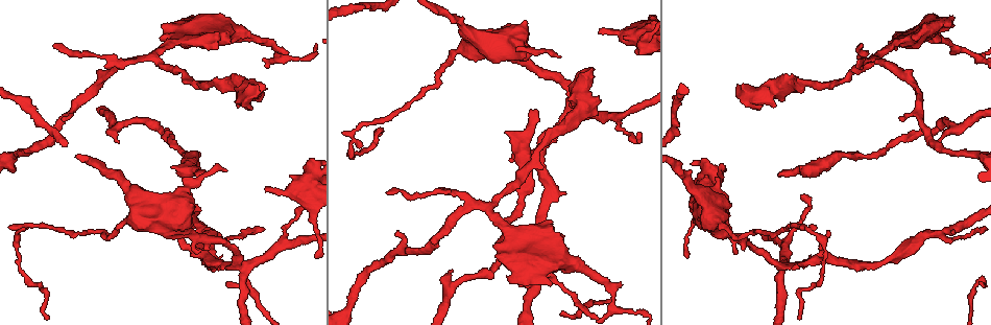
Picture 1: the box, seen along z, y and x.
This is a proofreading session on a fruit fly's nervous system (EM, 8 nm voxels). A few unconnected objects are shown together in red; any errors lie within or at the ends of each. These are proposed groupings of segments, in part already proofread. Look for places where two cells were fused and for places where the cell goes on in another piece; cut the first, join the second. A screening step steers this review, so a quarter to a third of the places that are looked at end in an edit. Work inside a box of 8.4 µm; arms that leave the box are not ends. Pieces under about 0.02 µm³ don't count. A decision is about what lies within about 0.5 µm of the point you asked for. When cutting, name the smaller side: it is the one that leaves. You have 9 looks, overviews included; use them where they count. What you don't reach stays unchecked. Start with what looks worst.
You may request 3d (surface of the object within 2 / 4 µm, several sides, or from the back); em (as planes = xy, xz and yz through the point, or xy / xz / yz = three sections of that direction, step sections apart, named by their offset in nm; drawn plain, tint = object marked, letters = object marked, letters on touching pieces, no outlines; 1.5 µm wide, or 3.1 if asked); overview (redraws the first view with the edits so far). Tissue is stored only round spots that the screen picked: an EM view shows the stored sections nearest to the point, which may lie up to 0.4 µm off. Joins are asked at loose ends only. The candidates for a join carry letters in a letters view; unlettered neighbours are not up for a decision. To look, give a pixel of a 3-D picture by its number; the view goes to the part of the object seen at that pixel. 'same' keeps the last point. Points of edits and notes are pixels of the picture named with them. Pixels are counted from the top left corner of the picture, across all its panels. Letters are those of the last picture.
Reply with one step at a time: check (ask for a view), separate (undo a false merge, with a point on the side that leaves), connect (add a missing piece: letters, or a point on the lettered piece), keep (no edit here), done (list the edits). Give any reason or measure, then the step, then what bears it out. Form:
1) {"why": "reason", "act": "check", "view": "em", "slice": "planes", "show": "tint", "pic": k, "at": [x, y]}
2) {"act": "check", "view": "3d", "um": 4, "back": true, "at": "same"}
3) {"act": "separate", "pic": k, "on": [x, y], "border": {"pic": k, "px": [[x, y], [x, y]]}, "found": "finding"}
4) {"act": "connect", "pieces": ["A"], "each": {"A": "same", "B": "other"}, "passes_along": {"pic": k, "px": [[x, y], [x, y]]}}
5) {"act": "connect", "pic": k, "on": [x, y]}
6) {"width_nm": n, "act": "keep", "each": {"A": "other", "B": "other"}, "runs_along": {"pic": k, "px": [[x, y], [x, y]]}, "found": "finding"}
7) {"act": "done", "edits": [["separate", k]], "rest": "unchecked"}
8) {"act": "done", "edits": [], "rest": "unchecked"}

{"act": "check", "view": "3d", "um": 4, "pic": 1, "at": [535, 110]}

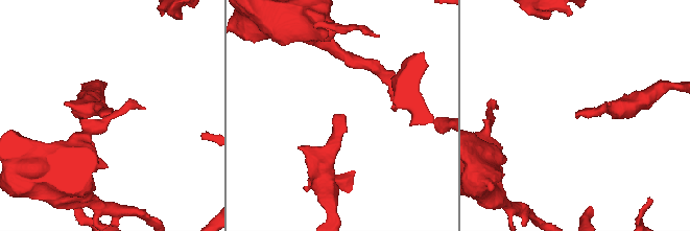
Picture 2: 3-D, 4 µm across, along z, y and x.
{"act": "check", "view": "em", "slice": "xz", "step": 4, "show": "letters", "pic": 2, "at": [344, 116]}

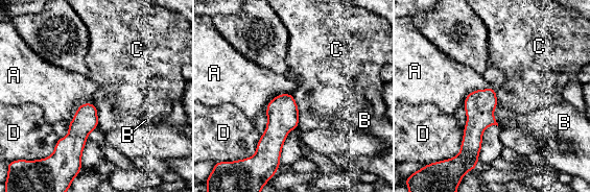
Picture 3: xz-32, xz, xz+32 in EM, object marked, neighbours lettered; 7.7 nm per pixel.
{"act": "keep", "each": {"A": "other", "B": "other", "C": "other", "D": "other"}, "border": {"pic": 3, "px": [[94, 104], [97, 111], [97, 127]]}, "found": "no lettered piece goes on from it"}

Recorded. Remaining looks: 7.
{"why": "four or more arms meet", "act": "check", "view": "em", "slice": "planes", "show": "letters", "pic": 1, "at": [567, 111]}

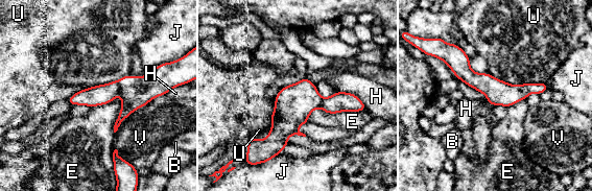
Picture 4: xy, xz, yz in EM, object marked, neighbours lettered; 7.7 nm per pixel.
{"longest_contact_nm": ["V", 480], "act": "separate", "pic": 4, "on": [136, 92], "each": {"B": "other", "E": "other", "H": "other", "J": "other", "U": "other", "V": "other"}, "found": "two cells meet here"}

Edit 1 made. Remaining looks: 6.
{"act": "check", "view": "overview"}

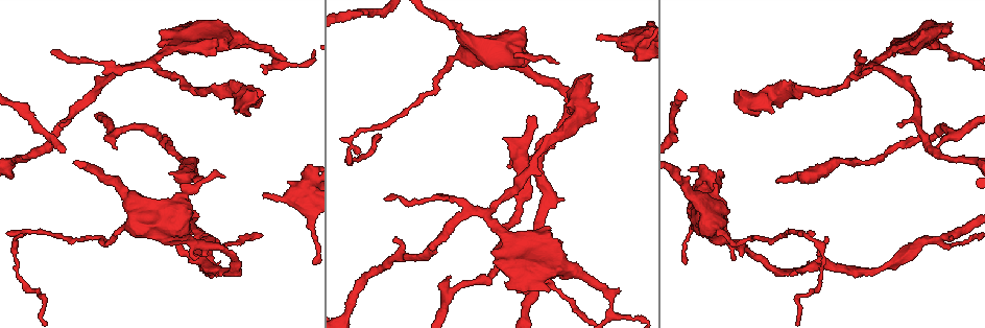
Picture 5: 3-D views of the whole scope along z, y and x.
{"why": "branch stops here", "act": "check", "view": "em", "slice": "planes", "show": "tint", "pic": 5, "at": [952, 30]}

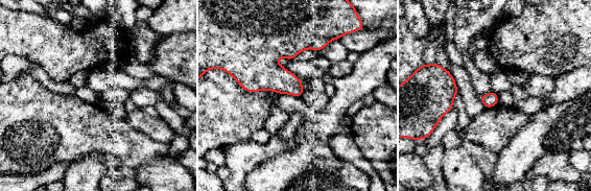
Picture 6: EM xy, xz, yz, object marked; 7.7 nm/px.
{"act": "check", "view": "em", "slice": "planes", "show": "letters", "at": "same"}

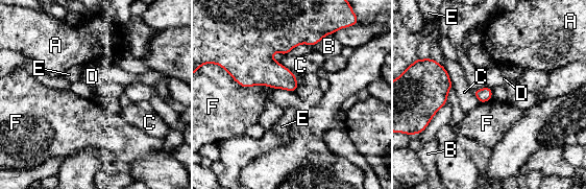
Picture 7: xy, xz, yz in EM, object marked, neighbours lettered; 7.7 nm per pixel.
{"act": "keep", "each": {"A": "other", "B": "other", "C": "other", "D": "other", "E": "other", "F": "other"}, "border": {"pic": 7, "px": [[486, 85], [491, 89]]}, "found": "none of them fits"}

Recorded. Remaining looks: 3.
{"why": "free end", "act": "check", "view": "em", "slice": "yz", "step": 8, "show": "letters", "pic": 5, "at": [265, 195]}

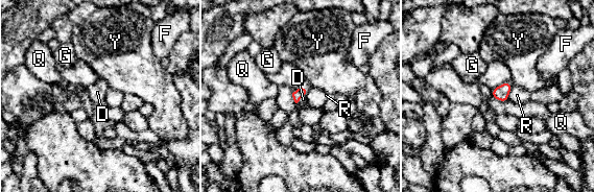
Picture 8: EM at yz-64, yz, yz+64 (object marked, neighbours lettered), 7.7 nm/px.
{"act": "check", "view": "em", "slice": "xz", "step": 8, "show": "letters", "at": "same"}

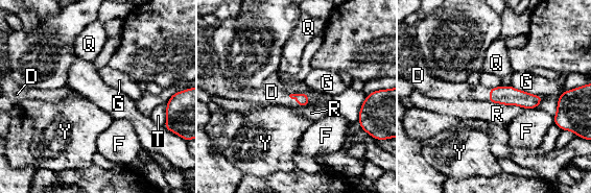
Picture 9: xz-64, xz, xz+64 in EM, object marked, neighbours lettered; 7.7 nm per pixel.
{"act": "connect", "pieces": ["D"], "each": {"D": "same", "F": "other", "G": "other", "Q": "other", "R": "other", "T": "other", "Y": "other"}, "passes_along": {"pic": 9, "px": [[303, 99], [296, 98], [272, 92]]}, "found": "it goes on there"}

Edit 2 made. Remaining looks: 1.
{"act": "done", "edits": [["separate", 4], ["connect", 9]], "rest": "unchecked"}

